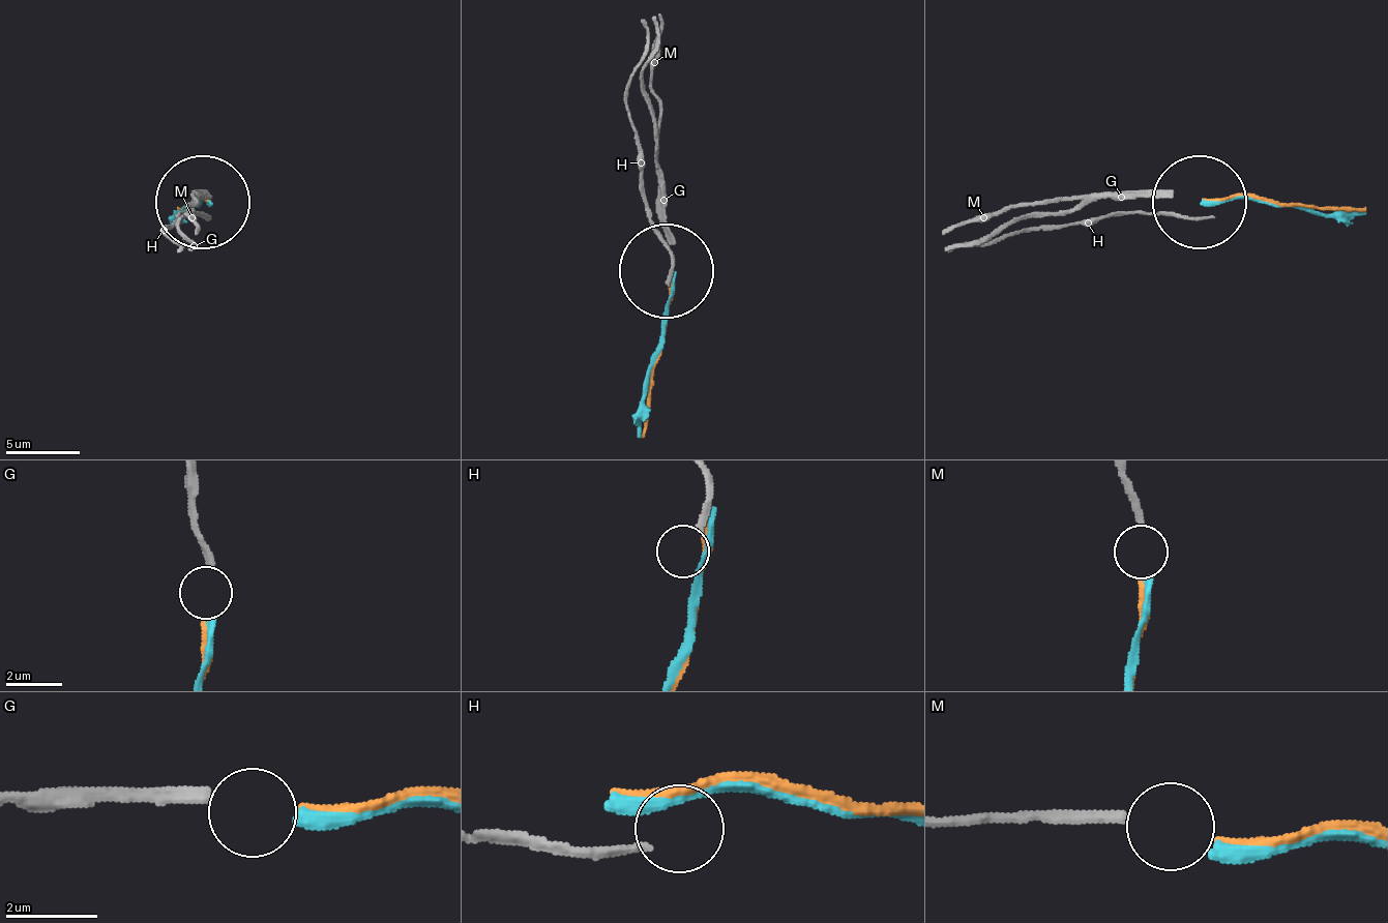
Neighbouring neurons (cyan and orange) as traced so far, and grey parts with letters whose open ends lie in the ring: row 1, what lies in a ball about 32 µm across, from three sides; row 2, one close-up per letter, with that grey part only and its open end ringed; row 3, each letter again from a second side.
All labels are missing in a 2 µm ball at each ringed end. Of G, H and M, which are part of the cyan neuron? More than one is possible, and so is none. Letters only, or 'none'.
G

